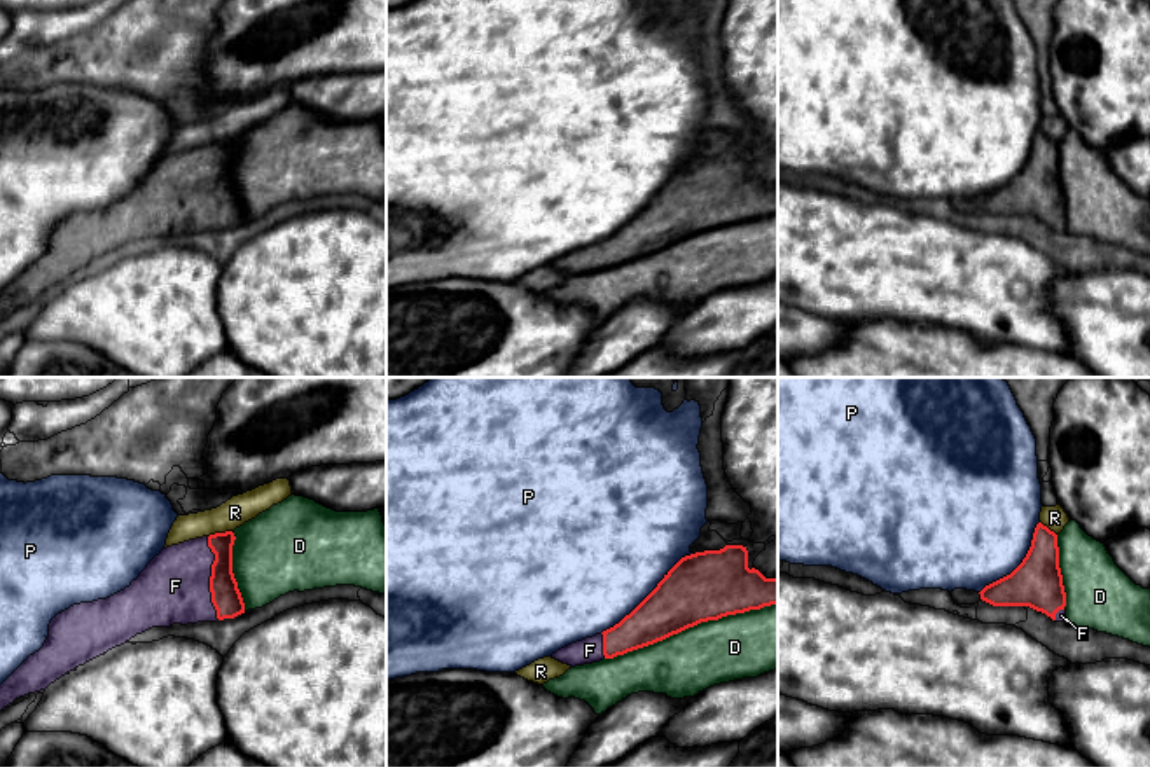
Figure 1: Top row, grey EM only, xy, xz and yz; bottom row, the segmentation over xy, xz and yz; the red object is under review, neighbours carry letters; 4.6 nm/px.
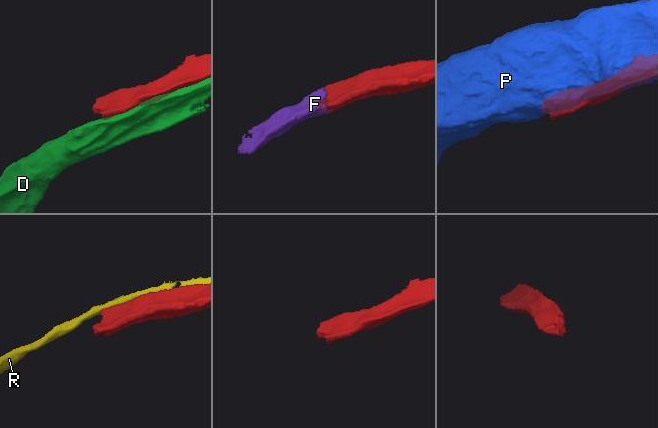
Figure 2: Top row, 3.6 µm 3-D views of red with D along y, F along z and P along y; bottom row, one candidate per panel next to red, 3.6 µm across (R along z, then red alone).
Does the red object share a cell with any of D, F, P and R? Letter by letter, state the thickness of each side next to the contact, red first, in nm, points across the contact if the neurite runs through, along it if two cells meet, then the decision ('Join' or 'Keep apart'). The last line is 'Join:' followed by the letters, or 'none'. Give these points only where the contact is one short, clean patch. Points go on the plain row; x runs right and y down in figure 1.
D: Thickness 320 nm (red) against 300 nm. Keep apart
F: Thickness 140 nm (red) against 320 nm. Join
P: Thickness 320 nm (red) against 500 nm. Keep apart
R: Thickness 130 nm (red) against 140 nm. Keep apart
Join: F

